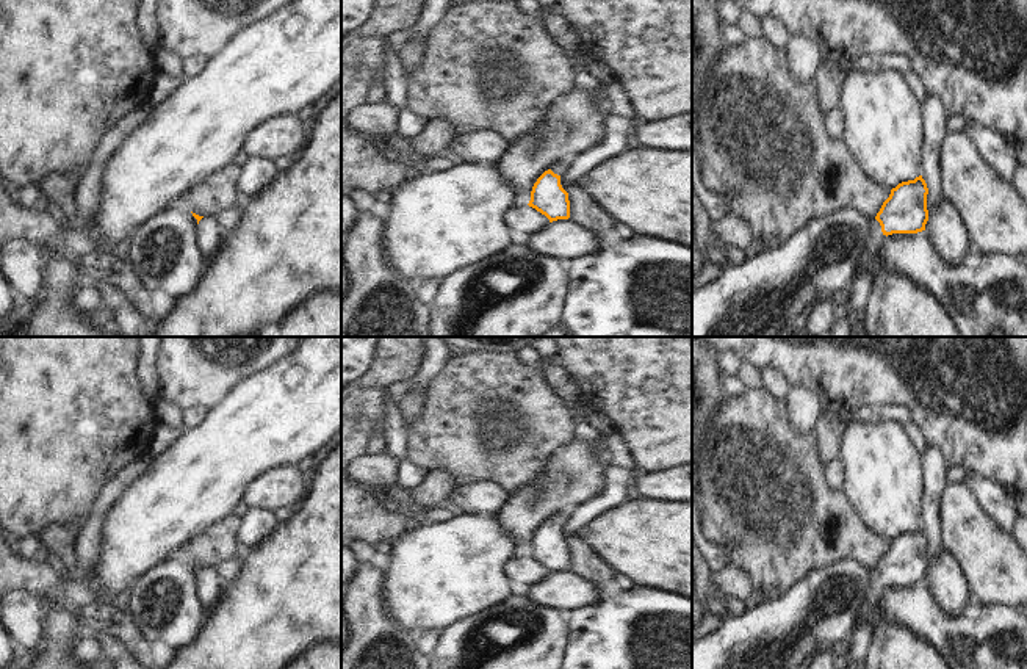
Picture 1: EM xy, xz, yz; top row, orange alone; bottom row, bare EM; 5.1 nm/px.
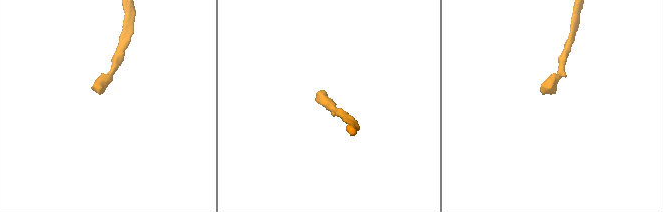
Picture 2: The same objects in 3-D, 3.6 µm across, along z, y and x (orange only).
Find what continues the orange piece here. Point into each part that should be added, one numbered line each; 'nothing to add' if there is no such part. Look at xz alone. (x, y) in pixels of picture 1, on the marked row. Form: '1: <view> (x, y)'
1: xz (558, 168)

